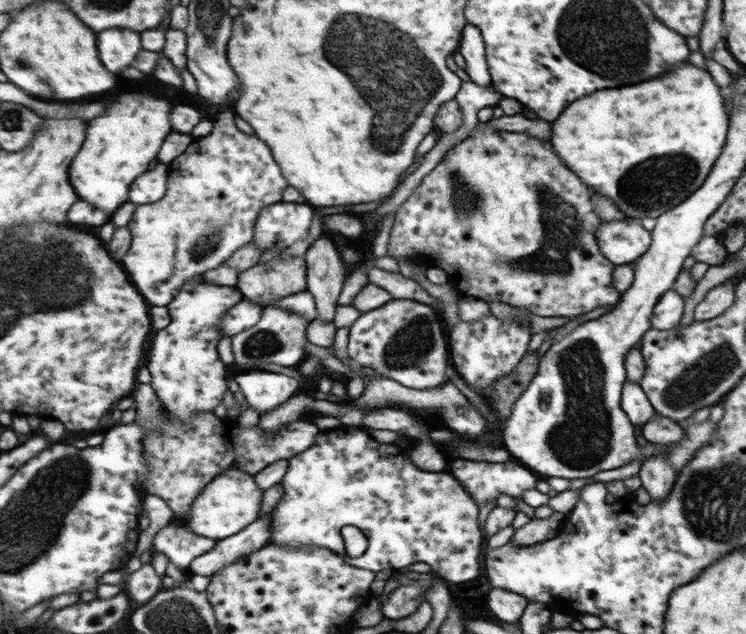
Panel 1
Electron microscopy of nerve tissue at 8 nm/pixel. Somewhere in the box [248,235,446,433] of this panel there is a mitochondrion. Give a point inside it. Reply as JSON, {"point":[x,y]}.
{"point":[408,347]}

